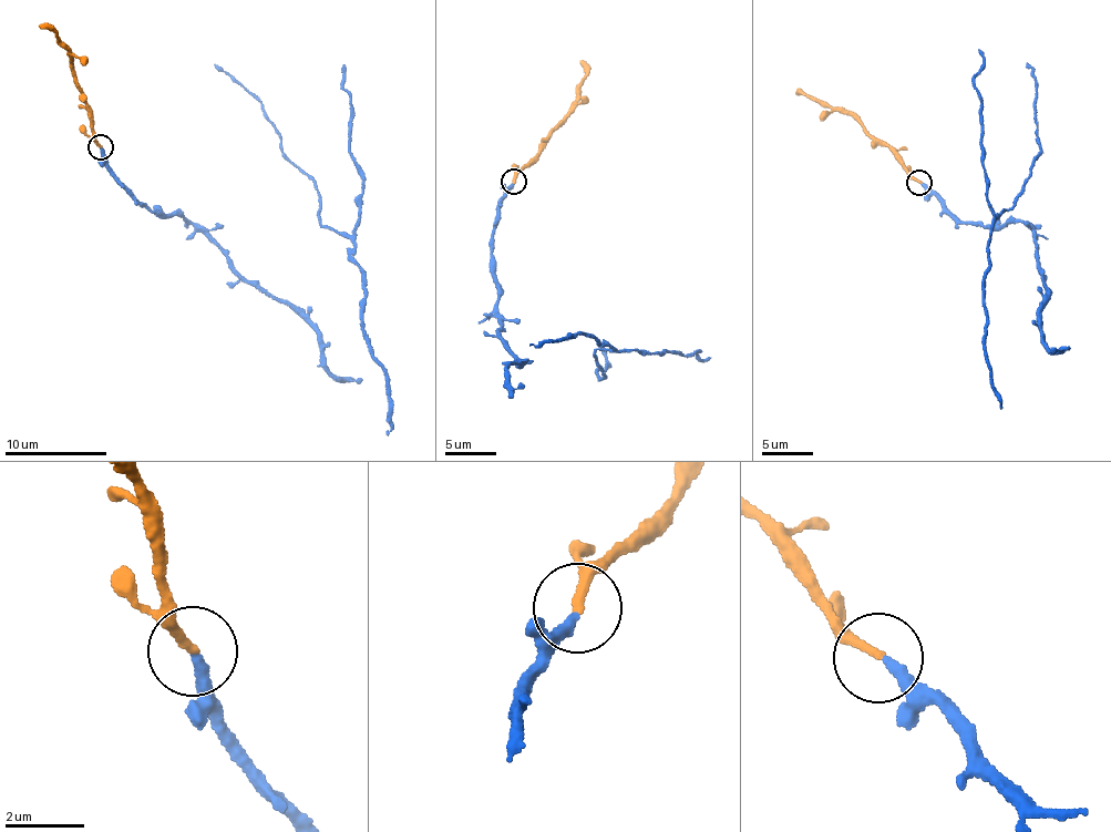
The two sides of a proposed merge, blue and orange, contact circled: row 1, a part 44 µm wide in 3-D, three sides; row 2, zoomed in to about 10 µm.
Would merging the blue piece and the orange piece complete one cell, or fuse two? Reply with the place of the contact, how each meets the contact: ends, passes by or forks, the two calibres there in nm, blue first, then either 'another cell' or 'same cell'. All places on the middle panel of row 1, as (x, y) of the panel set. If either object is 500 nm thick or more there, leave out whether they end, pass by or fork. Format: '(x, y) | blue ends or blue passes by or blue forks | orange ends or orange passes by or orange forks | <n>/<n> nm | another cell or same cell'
(514, 181) | blue ends | orange ends | 280/240 nm | same cell

